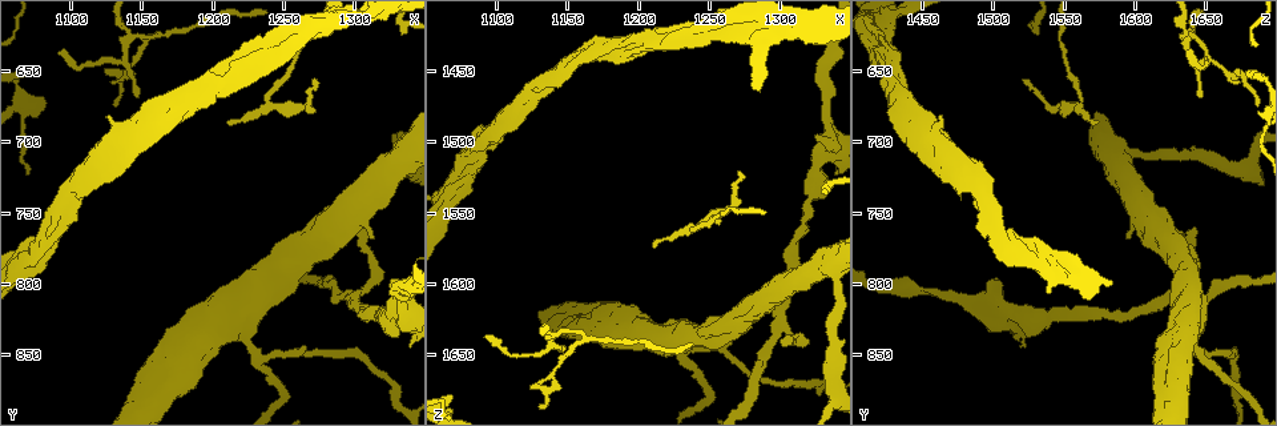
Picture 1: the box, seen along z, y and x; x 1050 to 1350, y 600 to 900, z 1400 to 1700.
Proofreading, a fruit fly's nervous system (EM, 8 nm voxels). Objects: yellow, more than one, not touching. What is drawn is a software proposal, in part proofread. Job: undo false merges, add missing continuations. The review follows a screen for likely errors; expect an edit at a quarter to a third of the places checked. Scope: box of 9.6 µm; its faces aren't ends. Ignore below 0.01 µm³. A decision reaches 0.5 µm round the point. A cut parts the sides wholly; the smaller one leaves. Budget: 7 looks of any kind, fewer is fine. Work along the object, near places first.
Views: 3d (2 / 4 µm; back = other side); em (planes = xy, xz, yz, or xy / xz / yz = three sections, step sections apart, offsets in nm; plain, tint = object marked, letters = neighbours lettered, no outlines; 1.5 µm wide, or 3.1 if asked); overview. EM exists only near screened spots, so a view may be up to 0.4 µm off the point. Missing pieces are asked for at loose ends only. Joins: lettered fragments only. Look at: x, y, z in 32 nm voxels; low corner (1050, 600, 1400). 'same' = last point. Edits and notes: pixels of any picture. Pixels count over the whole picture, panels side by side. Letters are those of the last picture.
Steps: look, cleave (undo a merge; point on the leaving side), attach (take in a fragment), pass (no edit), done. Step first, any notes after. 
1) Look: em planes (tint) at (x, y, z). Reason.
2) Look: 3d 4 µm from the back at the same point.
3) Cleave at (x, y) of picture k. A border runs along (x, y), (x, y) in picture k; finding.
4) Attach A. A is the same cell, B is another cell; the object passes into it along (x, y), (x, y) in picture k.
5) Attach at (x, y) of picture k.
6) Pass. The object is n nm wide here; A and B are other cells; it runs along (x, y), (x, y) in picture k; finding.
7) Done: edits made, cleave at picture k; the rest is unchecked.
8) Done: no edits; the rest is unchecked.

Look: 3d 2 µm at (1238, 674, 1560). Sharp bend.

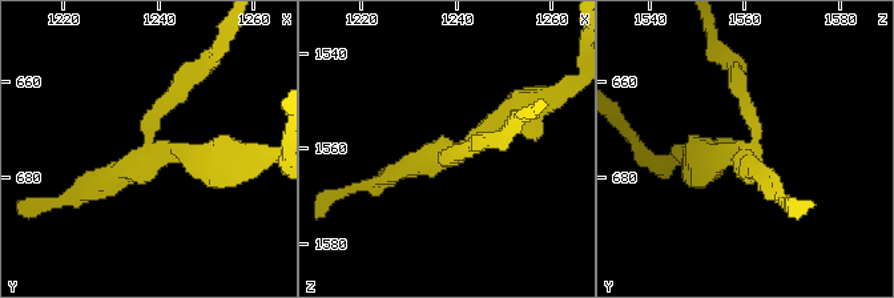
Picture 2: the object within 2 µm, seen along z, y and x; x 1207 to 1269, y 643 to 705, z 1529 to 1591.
Look: em yz step 8 (tint) at (1240, 672, 1562). Now the EM.

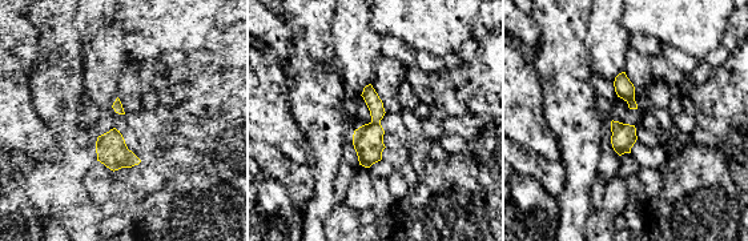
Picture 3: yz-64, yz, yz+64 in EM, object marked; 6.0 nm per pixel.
Look: em planes (letters) at the same point. Another direction.

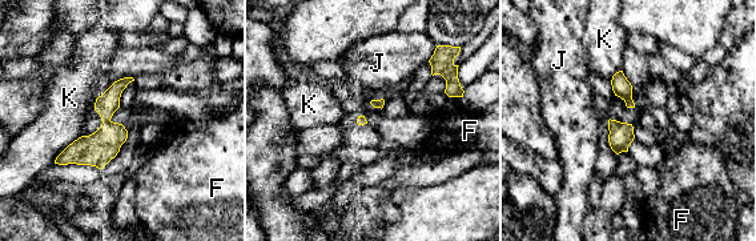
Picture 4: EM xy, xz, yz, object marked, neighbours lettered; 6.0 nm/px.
Pass. F, J and K are other cells; it runs along (124, 81), (107, 129), (59, 160) in picture 4; one neuron here.

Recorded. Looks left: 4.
Look: em yz step 4 (letters) at (1318, 820, 1542). Thick turns thin.

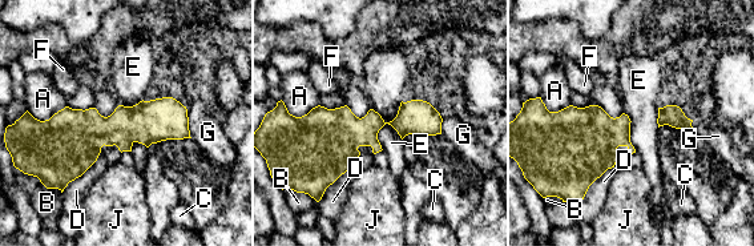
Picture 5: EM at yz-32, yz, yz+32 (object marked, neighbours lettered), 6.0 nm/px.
Look: em planes (letters) at the same point.

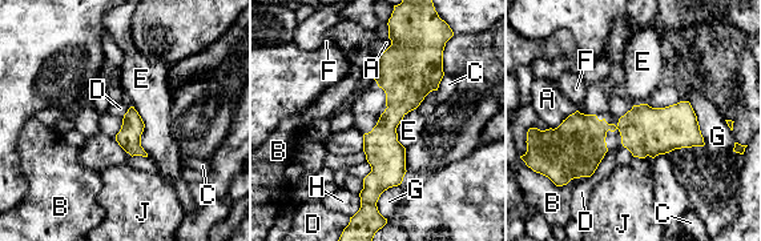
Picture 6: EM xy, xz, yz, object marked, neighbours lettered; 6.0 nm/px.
Pass. The object is 140 nm wide here; A, B, C, D, E, F, G, H and J are other cells; it runs along (398, 47), (398, 107), (371, 204) in picture 6; one neuron here.

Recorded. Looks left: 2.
Look: 3d 2 µm at (1230, 848, 1646). Thin arm on a thick one.

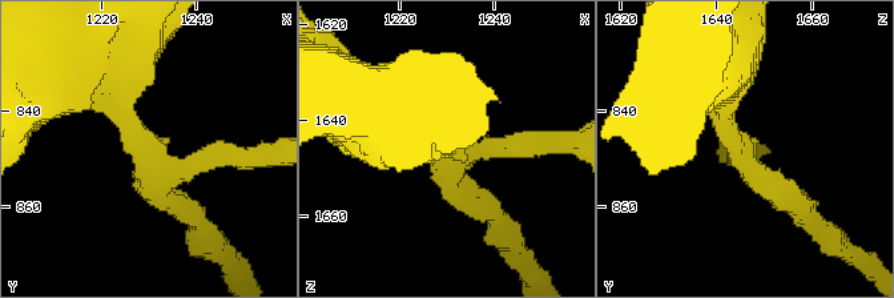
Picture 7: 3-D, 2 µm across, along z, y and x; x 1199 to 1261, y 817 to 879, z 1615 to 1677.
Look: em planes (letters) at (1232, 850, 1645). 3 arms meet here; the arms are 180, 190, 460 nm wide.

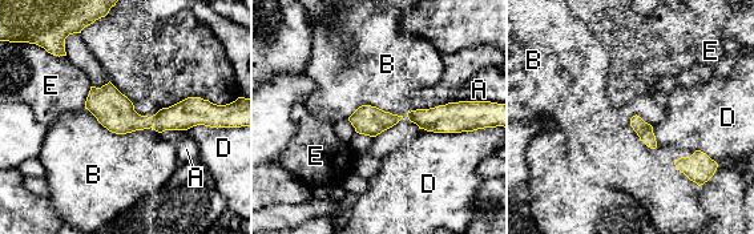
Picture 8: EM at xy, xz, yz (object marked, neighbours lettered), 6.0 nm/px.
Pass. A, B, D and E are other cells; a border runs along (84, 108), (112, 132), (158, 133) in picture 8; all the same neuron.

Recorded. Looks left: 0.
Done: no edits; the rest is unchecked.

